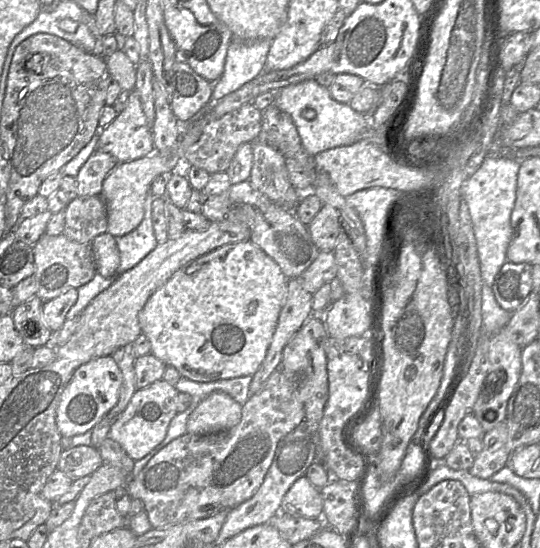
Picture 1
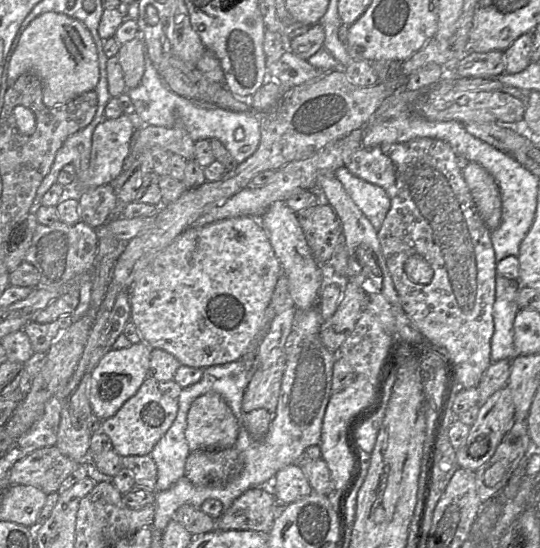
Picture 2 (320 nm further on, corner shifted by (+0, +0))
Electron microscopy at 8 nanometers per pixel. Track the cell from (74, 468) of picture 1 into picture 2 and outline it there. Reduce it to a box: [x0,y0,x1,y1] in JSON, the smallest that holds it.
[10,445,80,495]

